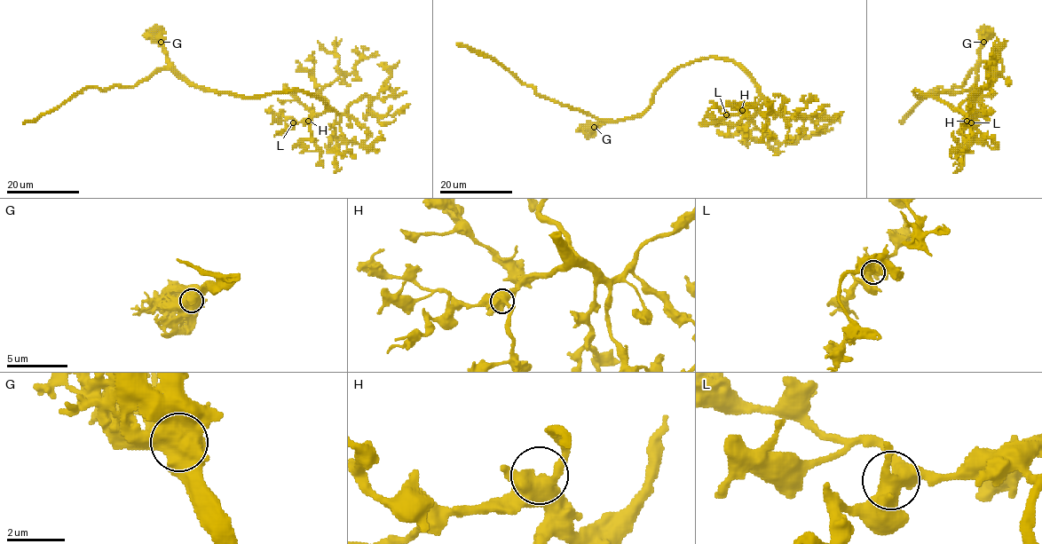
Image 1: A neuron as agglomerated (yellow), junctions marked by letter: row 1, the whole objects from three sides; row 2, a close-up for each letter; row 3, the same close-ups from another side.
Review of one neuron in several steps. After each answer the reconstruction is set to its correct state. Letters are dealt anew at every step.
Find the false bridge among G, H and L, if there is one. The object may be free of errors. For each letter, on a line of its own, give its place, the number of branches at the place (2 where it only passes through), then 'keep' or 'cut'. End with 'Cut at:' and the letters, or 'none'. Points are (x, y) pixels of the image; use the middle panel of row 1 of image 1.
G: (594, 127) | 4 | keep
H: (742, 110) | 4 | keep
L: (726, 114) | 4 | keep
Cut at: none

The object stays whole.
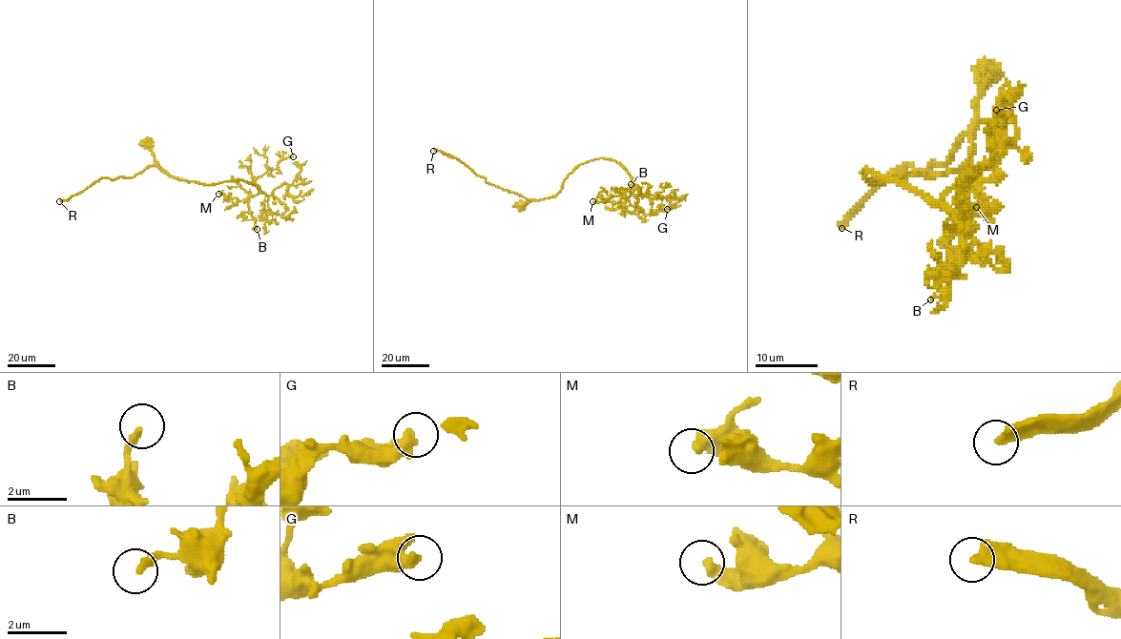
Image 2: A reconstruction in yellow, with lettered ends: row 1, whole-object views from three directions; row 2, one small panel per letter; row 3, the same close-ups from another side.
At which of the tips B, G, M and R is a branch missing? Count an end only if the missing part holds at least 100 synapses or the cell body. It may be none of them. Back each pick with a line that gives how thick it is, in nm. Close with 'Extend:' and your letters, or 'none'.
R: 400 nm
Extend: R

